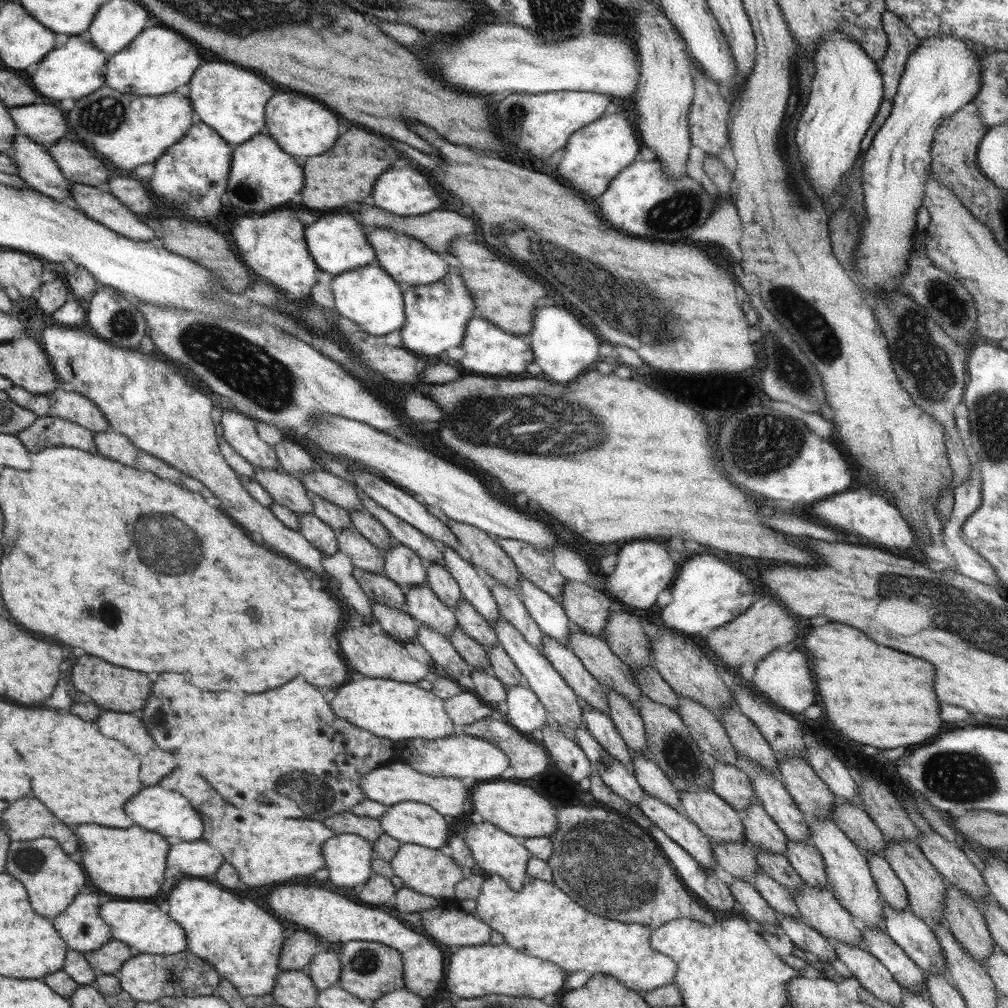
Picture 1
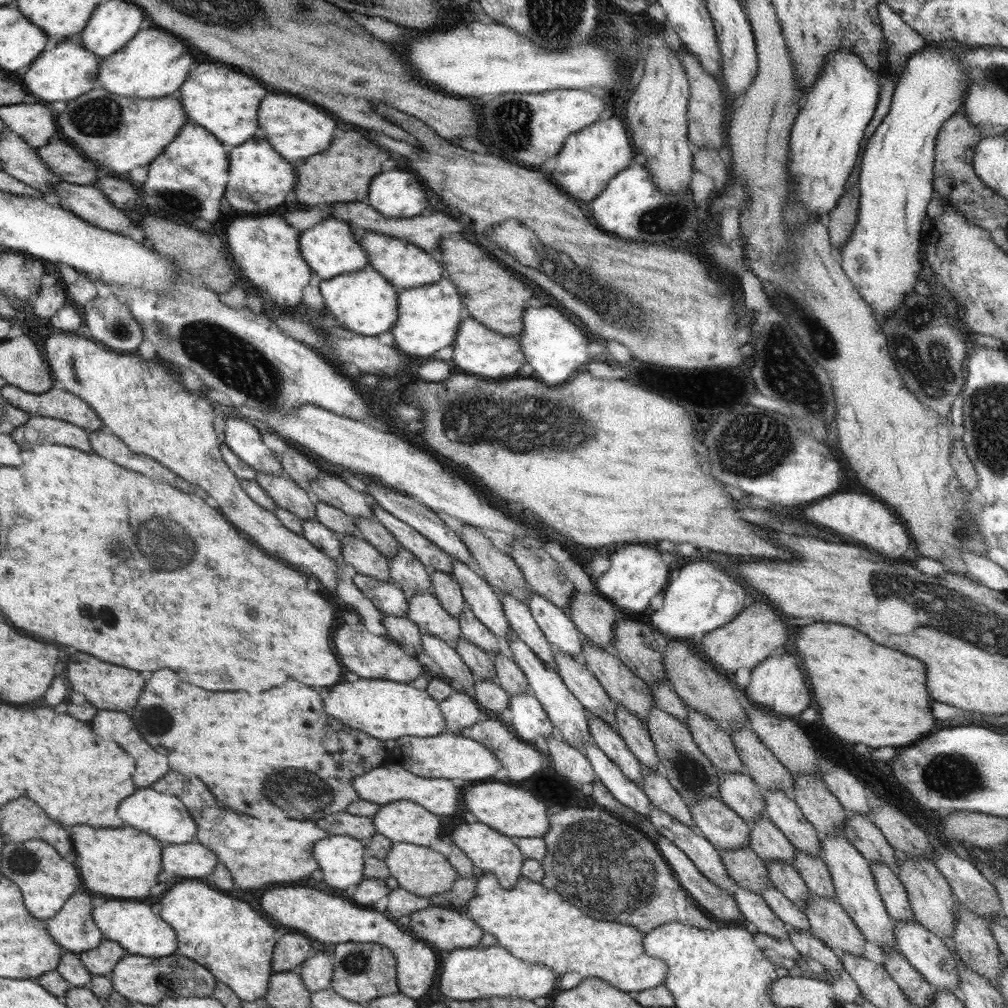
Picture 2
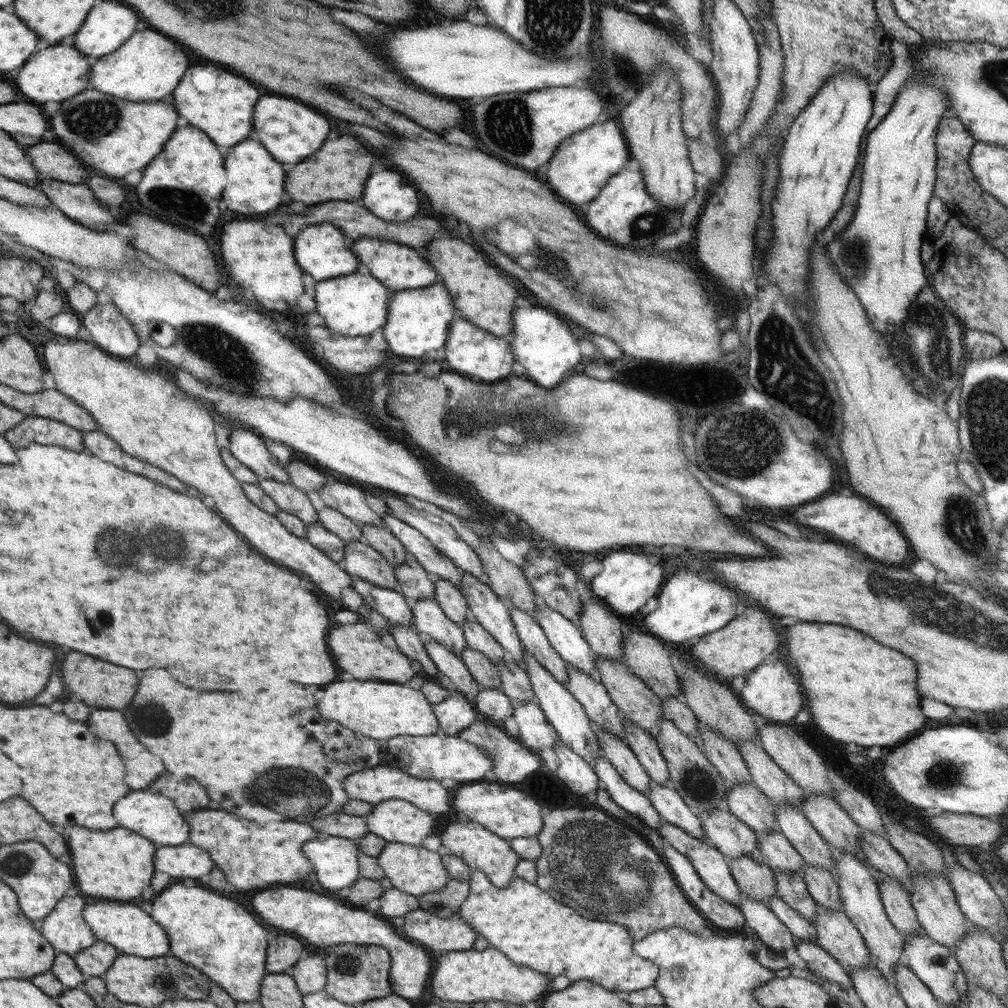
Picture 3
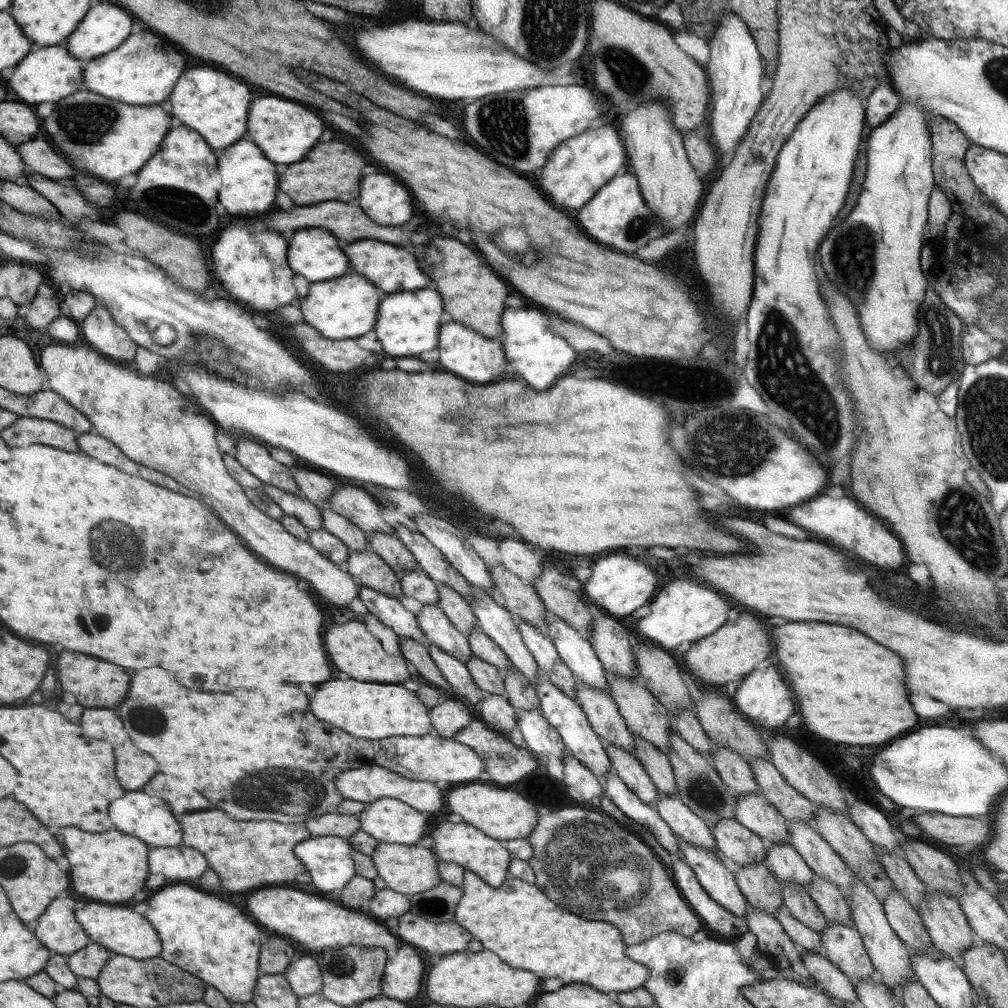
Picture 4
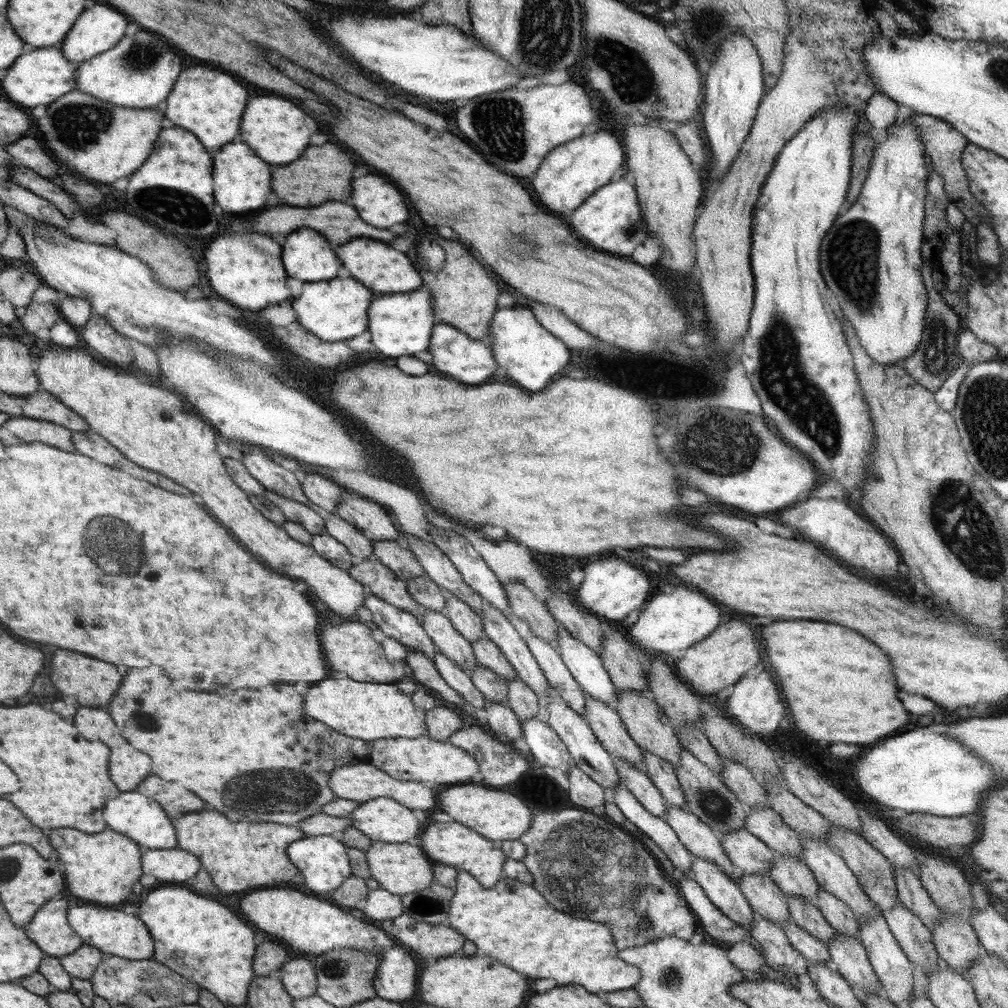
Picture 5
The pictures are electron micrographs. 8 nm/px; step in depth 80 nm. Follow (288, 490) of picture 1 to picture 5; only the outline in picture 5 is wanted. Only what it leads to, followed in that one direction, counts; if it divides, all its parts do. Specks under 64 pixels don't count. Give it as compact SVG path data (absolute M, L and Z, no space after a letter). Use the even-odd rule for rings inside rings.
M265 490L264 496L275 504L278 508L281 508L284 517L292 522L297 522L300 526L303 526L310 534L326 534L327 527L326 522L322 519L312 508L306 504L300 504L295 500L290 500L286 496L280 496L271 490Z

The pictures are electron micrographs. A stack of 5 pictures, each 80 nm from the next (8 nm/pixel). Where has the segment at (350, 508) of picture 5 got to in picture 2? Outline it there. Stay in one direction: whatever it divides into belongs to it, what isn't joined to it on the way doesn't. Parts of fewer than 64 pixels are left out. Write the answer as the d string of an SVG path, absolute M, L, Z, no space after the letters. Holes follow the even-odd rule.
M323 471L319 479L311 482L310 486L317 494L318 500L335 505L354 520L356 518L375 519L374 510L366 503L365 494L359 489L352 488L345 477L336 477Z

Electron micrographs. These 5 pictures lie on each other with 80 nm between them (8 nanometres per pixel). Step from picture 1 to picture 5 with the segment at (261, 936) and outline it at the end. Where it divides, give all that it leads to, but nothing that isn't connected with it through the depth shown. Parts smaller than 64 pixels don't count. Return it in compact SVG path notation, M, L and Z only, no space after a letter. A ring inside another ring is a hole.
M164 886L153 889L144 896L138 895L135 904L138 907L135 915L144 921L151 932L152 940L155 941L152 960L180 973L180 976L194 982L200 989L211 992L222 1004L232 1006L246 1004L250 985L256 977L254 956L257 951L254 944L256 932L250 926L246 926L246 922L242 922L234 912L230 912L226 906L218 904L216 900L204 898L202 894L196 894L180 886Z

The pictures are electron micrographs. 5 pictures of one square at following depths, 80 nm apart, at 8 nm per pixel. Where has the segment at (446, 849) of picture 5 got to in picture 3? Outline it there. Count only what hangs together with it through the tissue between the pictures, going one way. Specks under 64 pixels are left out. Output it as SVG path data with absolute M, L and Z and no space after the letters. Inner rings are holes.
M468 820L465 823L448 824L440 832L442 845L448 848L448 854L460 857L472 870L484 872L498 888L506 888L514 876L514 867L520 860L510 847L509 840L490 832L484 825Z

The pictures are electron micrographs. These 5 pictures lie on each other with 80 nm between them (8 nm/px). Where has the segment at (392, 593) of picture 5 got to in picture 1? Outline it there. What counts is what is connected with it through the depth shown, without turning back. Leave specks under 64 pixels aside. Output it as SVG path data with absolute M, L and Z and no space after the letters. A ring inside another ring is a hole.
M342 528L335 531L340 552L347 554L355 568L384 575L384 553L366 540L357 530Z

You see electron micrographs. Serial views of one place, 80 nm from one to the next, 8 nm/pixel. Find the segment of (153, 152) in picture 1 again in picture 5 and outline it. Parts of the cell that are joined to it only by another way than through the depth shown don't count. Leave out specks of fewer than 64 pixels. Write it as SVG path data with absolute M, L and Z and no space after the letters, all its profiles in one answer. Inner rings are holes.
M68 92L59 96L54 103L47 105L46 116L36 120L38 130L43 134L43 144L53 155L53 158L62 162L64 166L76 170L88 180L96 180L102 184L113 183L118 178L134 174L147 162L148 156L155 150L155 142L159 138L158 132L162 131L160 121L163 114L156 109L148 108L118 108L106 104L84 92Z

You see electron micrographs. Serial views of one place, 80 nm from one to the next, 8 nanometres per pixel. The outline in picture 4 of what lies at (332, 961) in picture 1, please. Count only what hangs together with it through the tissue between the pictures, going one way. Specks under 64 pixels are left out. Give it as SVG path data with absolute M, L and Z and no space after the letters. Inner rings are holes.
M309 955L300 956L282 973L300 996L310 996L322 988L322 969L319 961Z

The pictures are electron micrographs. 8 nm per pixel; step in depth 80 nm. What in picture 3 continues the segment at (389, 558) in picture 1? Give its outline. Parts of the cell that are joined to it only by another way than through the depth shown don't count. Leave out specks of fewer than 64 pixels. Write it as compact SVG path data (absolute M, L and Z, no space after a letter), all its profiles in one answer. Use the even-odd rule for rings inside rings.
M408 553L406 560L395 567L395 577L397 578L398 591L405 597L435 598L435 584L428 578L427 570L414 558L412 553Z

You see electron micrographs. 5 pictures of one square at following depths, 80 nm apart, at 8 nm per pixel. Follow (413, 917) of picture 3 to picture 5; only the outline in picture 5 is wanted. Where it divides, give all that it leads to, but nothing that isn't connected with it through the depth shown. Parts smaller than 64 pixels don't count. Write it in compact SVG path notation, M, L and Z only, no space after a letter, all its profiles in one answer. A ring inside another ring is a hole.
M404 913L392 919L392 928L388 934L399 940L400 944L413 954L429 961L461 953L466 941L464 936L449 924L416 922Z

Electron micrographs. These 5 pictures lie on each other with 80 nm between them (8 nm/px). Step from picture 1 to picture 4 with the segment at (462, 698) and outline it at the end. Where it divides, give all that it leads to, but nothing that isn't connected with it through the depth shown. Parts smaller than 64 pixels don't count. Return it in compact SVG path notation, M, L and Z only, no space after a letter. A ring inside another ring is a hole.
M449 698L430 711L432 727L437 737L453 739L454 736L474 720L473 707L463 699Z

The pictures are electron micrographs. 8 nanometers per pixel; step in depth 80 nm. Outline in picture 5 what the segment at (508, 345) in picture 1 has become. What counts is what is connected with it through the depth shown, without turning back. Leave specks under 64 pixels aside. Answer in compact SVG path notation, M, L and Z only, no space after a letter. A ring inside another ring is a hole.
M440 323L432 329L431 344L428 347L432 366L442 376L452 377L464 384L479 385L493 376L499 368L491 351L491 337L476 339L466 336L449 324Z

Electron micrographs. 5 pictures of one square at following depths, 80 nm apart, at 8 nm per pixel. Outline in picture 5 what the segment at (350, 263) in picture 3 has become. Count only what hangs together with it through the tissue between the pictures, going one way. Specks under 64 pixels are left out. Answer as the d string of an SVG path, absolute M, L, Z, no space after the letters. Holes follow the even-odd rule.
M310 228L292 232L283 245L283 264L287 276L304 283L335 279L343 262L334 247L320 232Z

